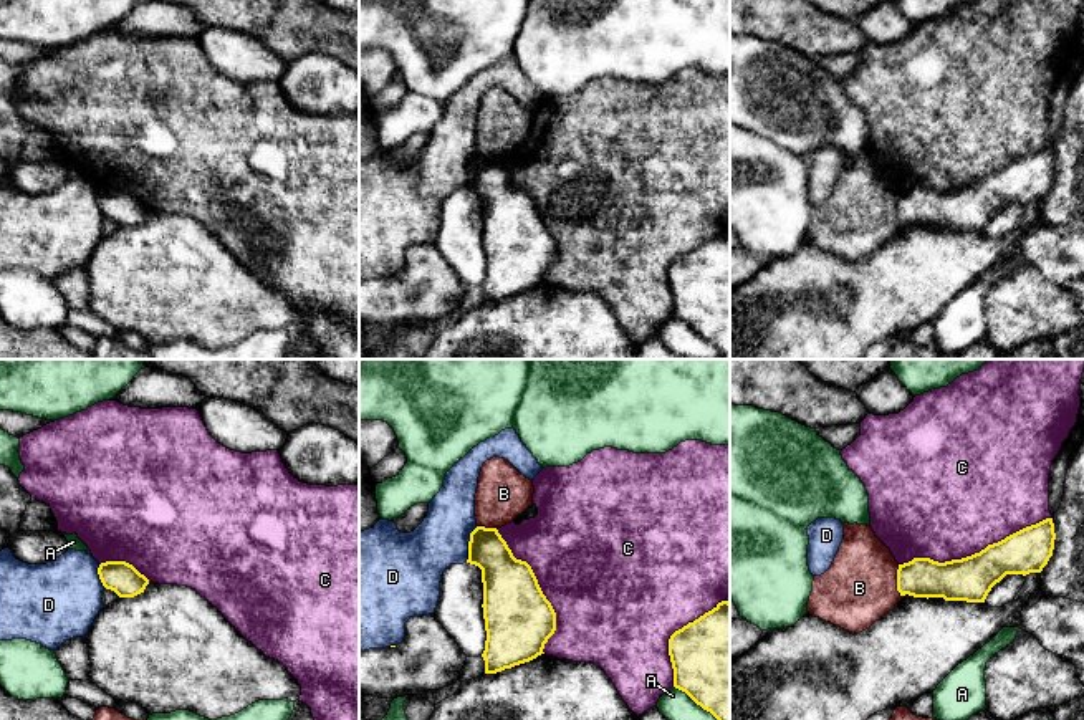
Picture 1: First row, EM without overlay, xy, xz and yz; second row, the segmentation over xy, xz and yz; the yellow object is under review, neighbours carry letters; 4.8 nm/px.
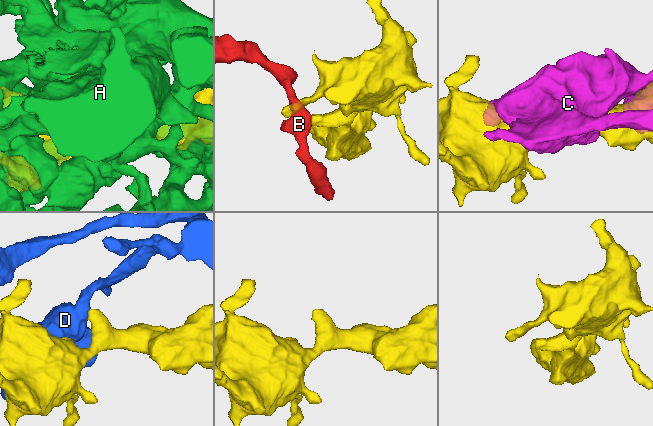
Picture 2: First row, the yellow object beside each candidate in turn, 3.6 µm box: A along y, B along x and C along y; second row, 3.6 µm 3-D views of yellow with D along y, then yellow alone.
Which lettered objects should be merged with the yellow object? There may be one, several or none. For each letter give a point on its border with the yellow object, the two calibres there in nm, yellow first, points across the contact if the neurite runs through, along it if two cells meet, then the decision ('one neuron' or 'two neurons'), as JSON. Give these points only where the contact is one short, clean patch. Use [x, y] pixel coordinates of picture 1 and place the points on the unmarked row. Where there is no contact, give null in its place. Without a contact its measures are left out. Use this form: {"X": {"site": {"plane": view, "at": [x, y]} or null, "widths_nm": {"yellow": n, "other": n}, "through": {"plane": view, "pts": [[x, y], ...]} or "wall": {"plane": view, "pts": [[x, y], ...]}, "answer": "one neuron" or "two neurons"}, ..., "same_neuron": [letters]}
{"A": {"site": {"plane": "xz", "at": [699, 333]}, "widths_nm": {"yellow": 500, "other": 160}, "answer": "two neurons"}, "B": {"site": {"plane": "yz", "at": [897, 211]}, "widths_nm": {"yellow": 190, "other": 360}, "through": {"plane": "yz", "pts": [[922, 206], [897, 211], [868, 211], [859, 217]]}, "answer": "one neuron"}, "C": {"site": {"plane": "yz", "at": [975, 182]}, "widths_nm": {"yellow": 220, "other": 500}, "answer": "two neurons"}, "D": {"site": {"plane": "xz", "at": [469, 174]}, "widths_nm": {"yellow": 220, "other": 280}, "answer": "two neurons"}, "same_neuron": ["B"]}

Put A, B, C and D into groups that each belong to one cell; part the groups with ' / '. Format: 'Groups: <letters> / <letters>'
Groups: A / B / C / D

